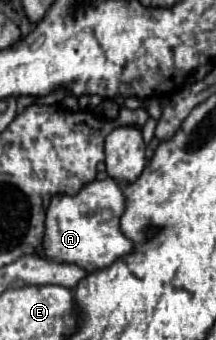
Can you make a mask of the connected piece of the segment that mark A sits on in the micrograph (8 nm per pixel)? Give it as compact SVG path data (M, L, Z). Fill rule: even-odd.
M115 179L93 181L85 185L77 195L69 197L53 197L47 219L45 219L45 237L43 237L43 251L41 255L59 263L75 263L87 271L97 271L109 267L119 257L129 255L135 245L129 237L125 237L119 229L119 219L125 211L127 199L123 187ZM111 209L115 213L113 219L103 221L101 211Z

